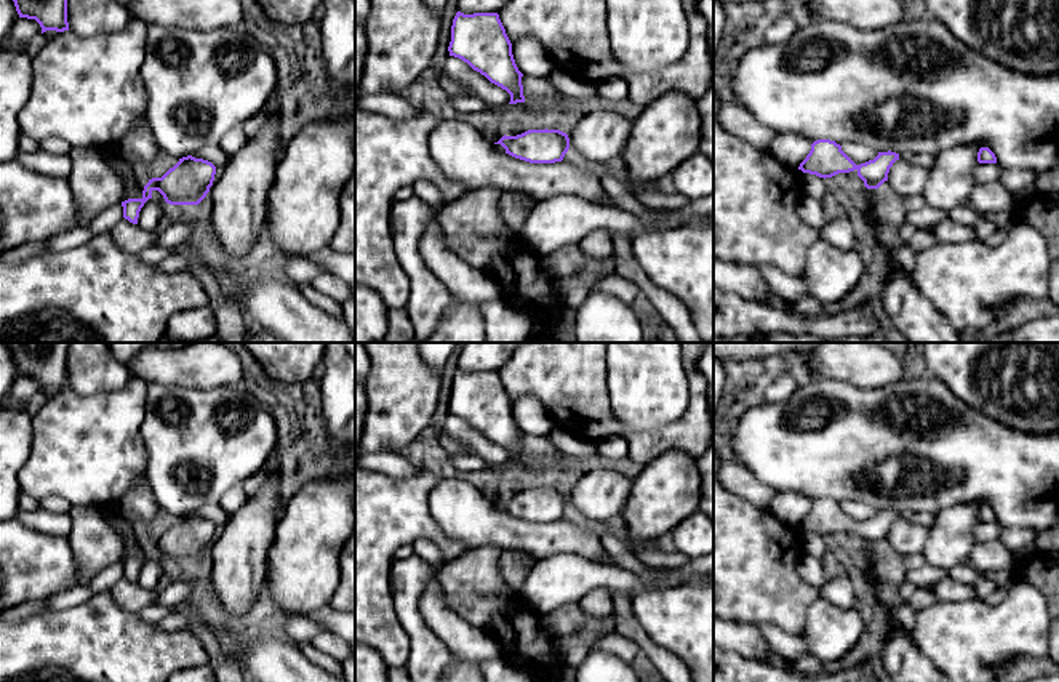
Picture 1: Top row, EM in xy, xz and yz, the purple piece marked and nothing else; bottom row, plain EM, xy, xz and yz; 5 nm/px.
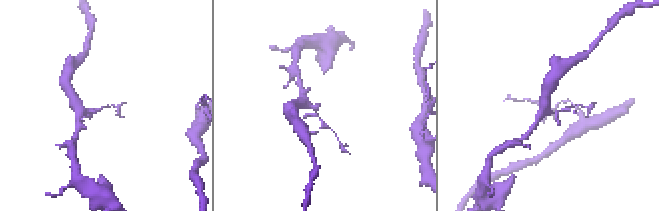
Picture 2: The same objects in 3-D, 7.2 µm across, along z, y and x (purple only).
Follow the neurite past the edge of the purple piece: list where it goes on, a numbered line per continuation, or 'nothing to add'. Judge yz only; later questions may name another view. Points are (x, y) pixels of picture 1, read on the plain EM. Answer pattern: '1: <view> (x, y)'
nothing to add

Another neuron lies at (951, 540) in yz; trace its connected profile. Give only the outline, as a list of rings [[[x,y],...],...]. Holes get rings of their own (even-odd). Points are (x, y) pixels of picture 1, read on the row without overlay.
[[[955,504],[936,514],[936,522],[921,551],[926,564],[949,572],[955,565],[969,562],[981,506],[984,504]]]

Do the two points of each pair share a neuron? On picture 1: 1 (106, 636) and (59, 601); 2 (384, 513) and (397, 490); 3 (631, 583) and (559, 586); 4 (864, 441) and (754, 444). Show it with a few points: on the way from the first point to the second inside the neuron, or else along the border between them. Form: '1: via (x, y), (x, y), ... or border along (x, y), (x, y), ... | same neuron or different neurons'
1: border along (93, 593), (80, 604), (48, 610) | different neurons
2: via (389, 508), (397, 500), (397, 495) | same neuron
3: via (613, 578), (576, 578) | same neuron
4: via (837, 442), (781, 444) | same neuron

